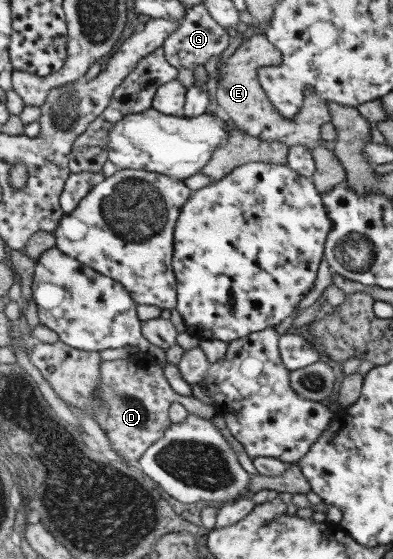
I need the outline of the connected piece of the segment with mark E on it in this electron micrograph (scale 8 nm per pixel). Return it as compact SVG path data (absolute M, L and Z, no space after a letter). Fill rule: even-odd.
M254 33L218 69L217 104L229 115L229 122L247 135L265 141L279 141L288 146L303 145L312 149L320 139L321 126L331 122L332 117L324 99L310 89L304 94L303 106L297 117L285 119L279 115L260 84L258 69L278 66L281 62L282 53L279 49L274 47L263 33Z

